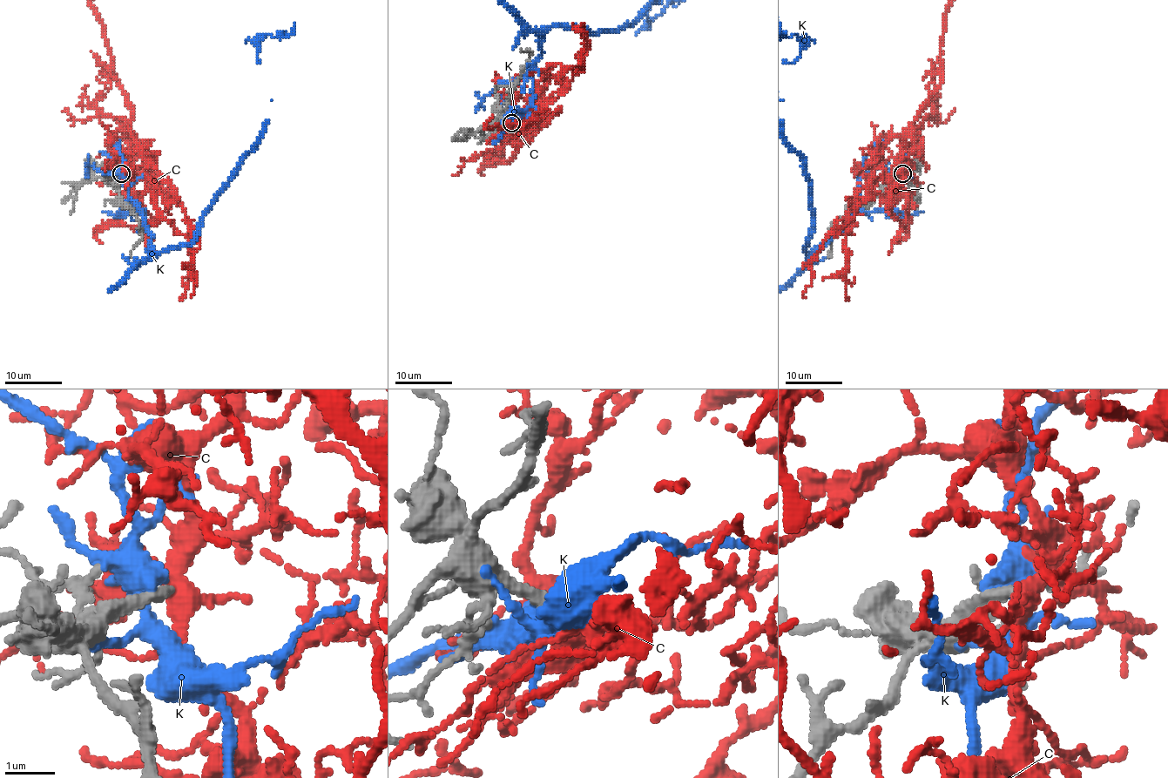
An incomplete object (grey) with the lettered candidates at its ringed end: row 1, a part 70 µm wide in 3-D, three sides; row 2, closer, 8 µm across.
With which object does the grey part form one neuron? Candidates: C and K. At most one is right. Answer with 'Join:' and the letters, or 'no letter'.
Join: C

